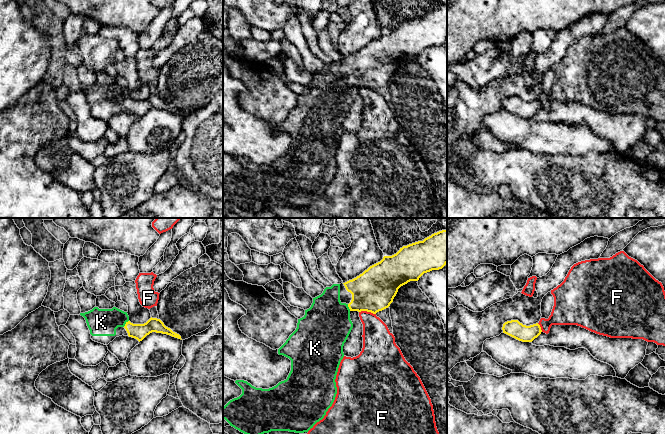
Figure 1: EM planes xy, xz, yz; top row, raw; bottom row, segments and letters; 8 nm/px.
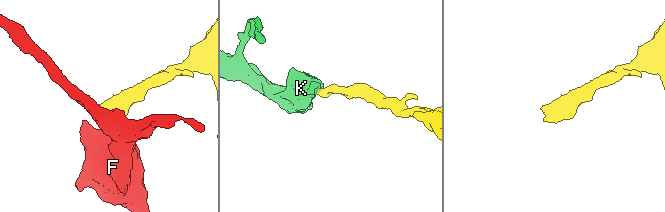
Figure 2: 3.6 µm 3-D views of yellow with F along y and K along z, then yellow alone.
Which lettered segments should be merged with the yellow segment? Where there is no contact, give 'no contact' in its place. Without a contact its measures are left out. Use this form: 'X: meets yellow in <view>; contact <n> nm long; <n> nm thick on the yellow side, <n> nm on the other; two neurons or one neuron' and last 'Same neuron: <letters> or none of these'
F: meets yellow in xz; contact 140 nm long; 340 nm thick on the yellow side, 240 nm on the other; two neurons
K: meets yellow in xy; contact 70 nm long; 130 nm thick on the yellow side, 220 nm on the other; one neuron
Same neuron: K

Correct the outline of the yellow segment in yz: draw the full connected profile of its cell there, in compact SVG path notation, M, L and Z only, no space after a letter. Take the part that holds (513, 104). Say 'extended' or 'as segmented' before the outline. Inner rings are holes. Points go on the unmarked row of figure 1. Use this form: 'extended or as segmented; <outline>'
as segmented; M518 96L507 97L502 103L503 109L522 118L532 118L537 114L542 106L538 99L526 102Z

